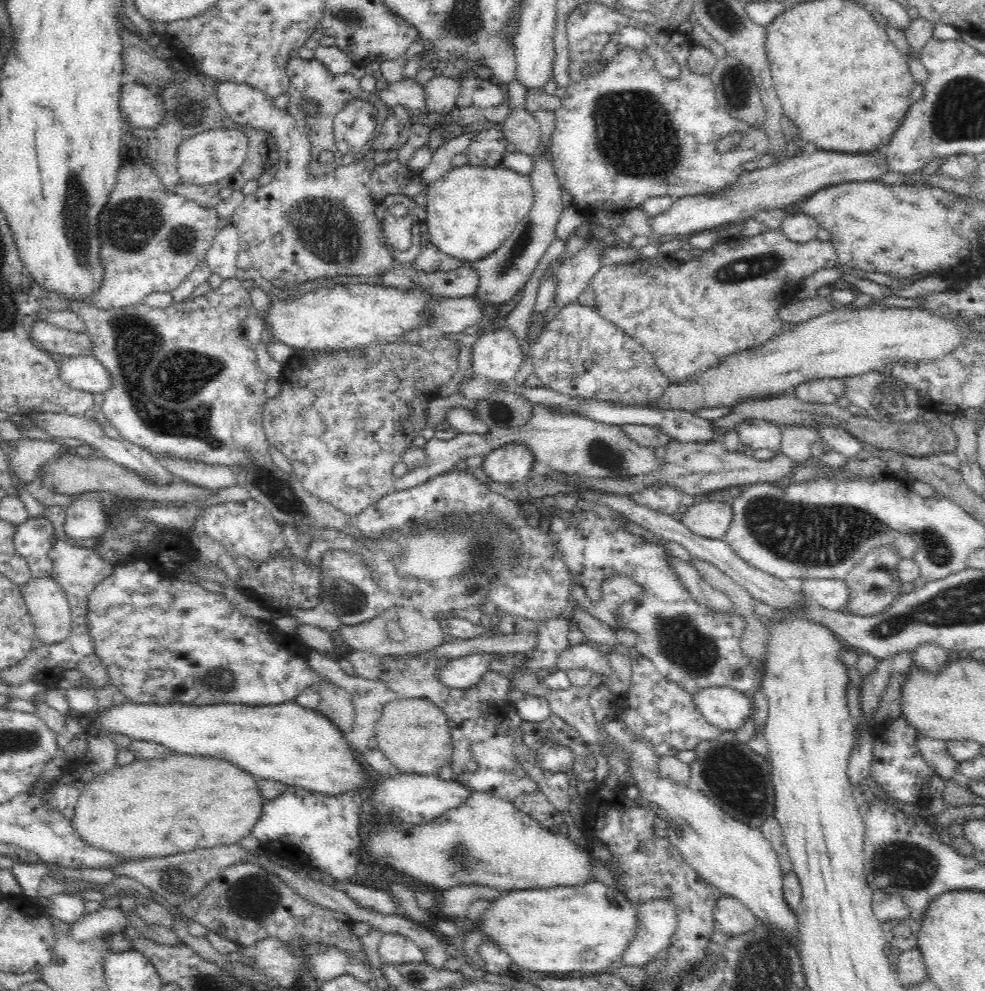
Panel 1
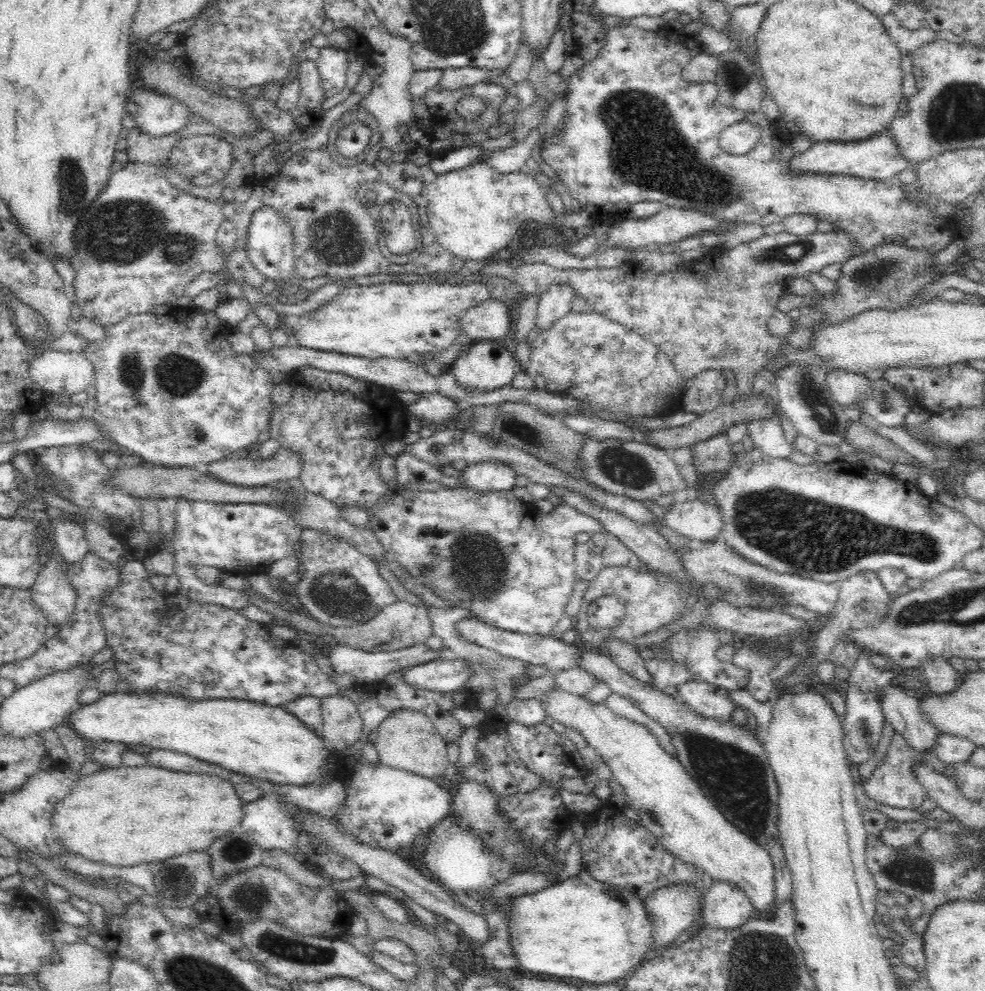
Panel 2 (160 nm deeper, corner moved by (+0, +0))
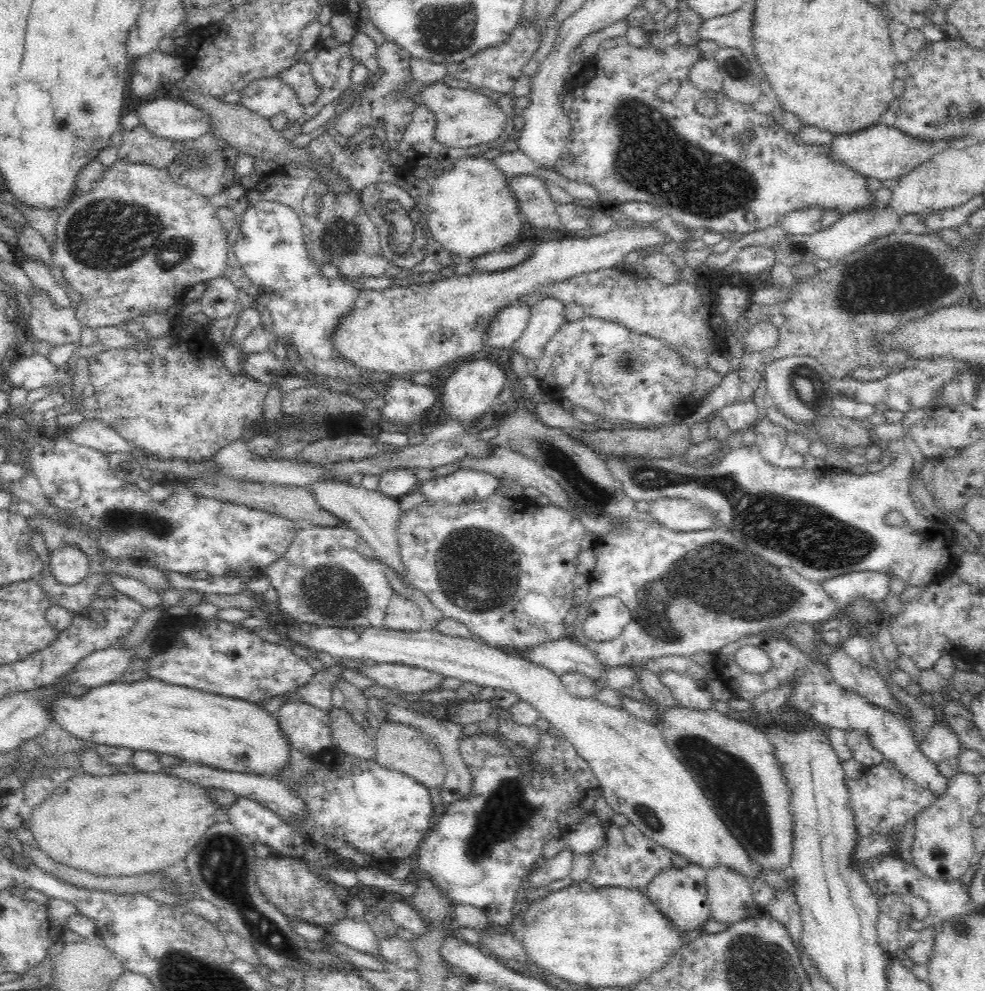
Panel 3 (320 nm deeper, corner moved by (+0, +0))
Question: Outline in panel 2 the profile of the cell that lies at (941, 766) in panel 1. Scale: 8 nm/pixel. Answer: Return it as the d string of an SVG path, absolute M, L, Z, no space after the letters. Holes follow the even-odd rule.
M895 684L878 690L878 699L880 699L884 721L891 725L894 732L902 735L908 744L919 753L924 752L924 750L931 750L939 730L931 723L931 720L923 715L919 699L914 694L909 694L904 691L902 686Z

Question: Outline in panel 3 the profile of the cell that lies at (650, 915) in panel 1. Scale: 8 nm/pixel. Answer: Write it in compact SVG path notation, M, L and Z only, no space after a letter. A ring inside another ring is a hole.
M689 862L688 866L662 870L648 884L647 896L673 926L695 933L711 918L706 881L707 871L700 865Z

